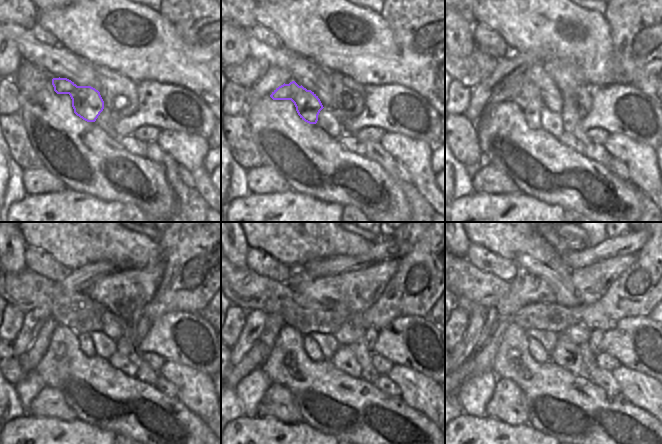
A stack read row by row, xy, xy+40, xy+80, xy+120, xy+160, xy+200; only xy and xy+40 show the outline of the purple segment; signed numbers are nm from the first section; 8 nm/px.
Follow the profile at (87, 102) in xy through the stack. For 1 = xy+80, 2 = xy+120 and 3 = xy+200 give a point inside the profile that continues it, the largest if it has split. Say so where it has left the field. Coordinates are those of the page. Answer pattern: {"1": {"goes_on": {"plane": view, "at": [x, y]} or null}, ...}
{"1": {"goes_on": {"plane": "xy+80", "at": [531, 113]}}, "2": {"goes_on": {"plane": "xy+120", "at": [86, 344]}}, "3": {"goes_on": {"plane": "xy+200", "at": [537, 351]}}}

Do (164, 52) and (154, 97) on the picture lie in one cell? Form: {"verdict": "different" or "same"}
{"verdict": "different"}

